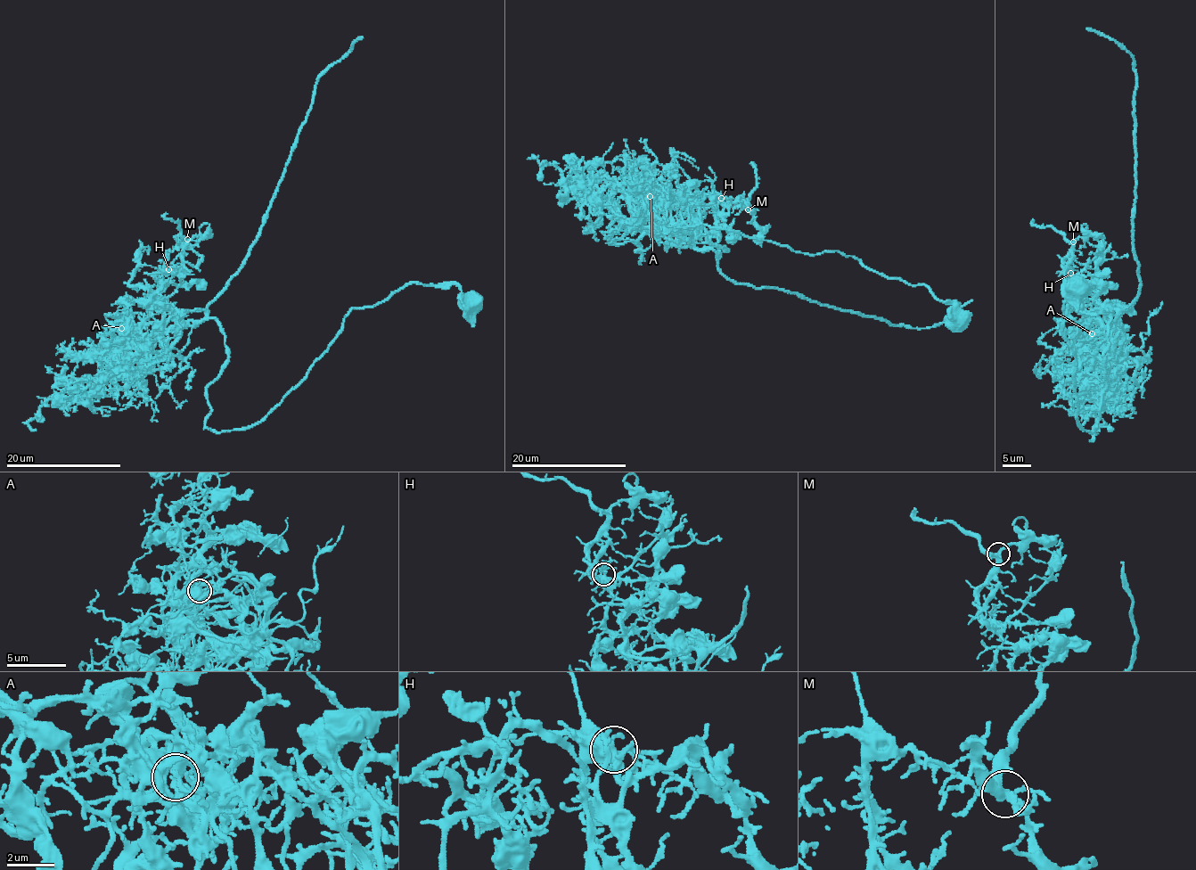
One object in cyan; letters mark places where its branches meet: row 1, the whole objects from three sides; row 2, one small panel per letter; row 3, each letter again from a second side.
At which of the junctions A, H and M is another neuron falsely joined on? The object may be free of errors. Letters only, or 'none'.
A

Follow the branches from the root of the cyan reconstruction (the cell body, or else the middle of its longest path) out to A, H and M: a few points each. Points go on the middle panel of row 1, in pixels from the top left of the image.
A: (954, 317), (958, 303), (836, 250), (703, 224), (679, 227), (729, 250), (681, 246), (651, 196)
H: (954, 317), (852, 256), (679, 227), (729, 250), (700, 218), (721, 198)
M: (954, 317), (958, 303), (852, 256), (679, 227), (729, 250), (713, 250), (698, 203), (748, 209)

